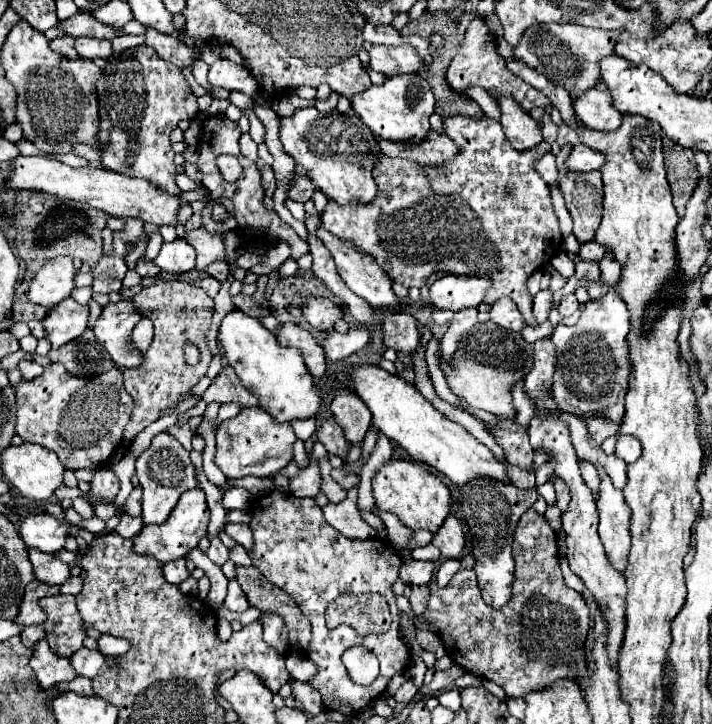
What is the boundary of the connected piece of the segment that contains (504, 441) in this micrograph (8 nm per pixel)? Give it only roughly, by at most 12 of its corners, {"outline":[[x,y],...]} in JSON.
{"outline":[[513,420],[493,426],[511,464],[531,468],[527,428]]}

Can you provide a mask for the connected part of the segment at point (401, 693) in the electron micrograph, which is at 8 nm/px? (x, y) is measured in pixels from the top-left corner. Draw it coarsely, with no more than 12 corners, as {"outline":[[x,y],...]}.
{"outline":[[411,680],[395,692],[397,702],[409,702],[417,692]]}

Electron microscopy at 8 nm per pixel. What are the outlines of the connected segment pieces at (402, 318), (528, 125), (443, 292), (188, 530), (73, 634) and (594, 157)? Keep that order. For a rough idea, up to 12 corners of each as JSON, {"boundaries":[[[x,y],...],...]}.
{"boundaries":[[[381,314],[383,342],[413,358],[421,346],[417,320]],[[491,94],[501,104],[501,126],[517,150],[543,142],[541,126],[509,94]],[[443,276],[429,288],[437,310],[483,302],[487,278]],[[201,488],[181,494],[165,524],[141,528],[133,552],[161,564],[185,558],[207,534]],[[75,596],[41,598],[45,640],[71,658],[87,638]],[[577,144],[565,166],[573,172],[599,170],[605,158],[585,144]]]}

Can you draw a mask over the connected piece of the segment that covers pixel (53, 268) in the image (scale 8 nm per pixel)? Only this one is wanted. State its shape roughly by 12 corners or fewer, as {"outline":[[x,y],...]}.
{"outline":[[73,258],[49,260],[31,280],[27,300],[53,308],[71,294]]}

